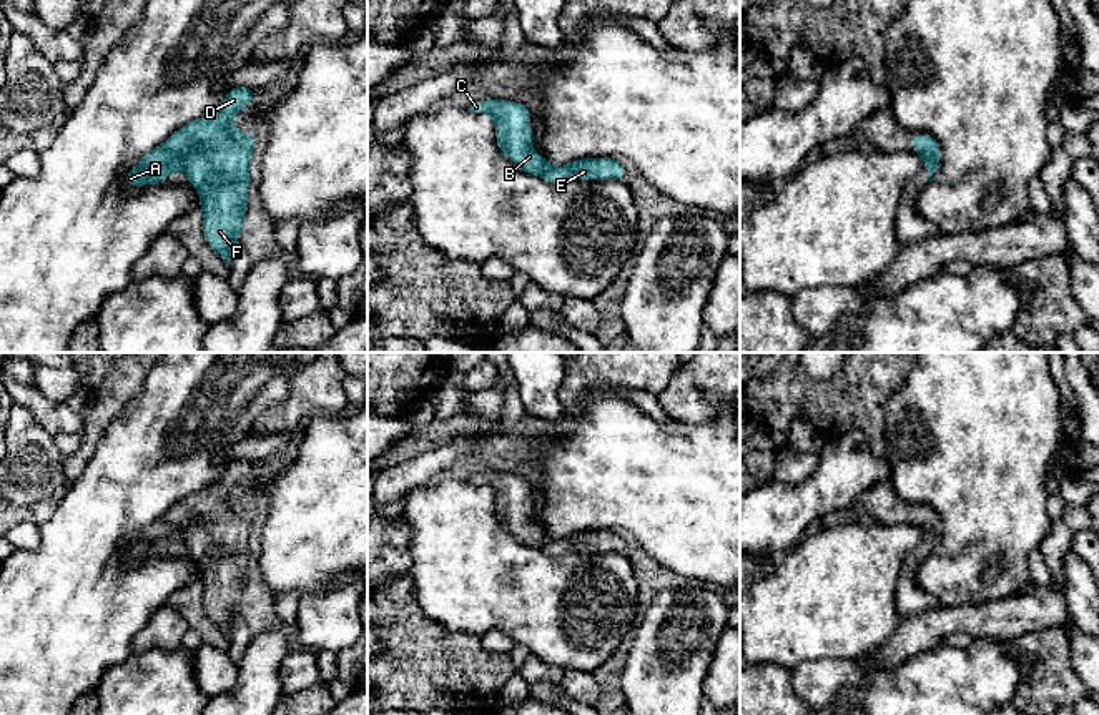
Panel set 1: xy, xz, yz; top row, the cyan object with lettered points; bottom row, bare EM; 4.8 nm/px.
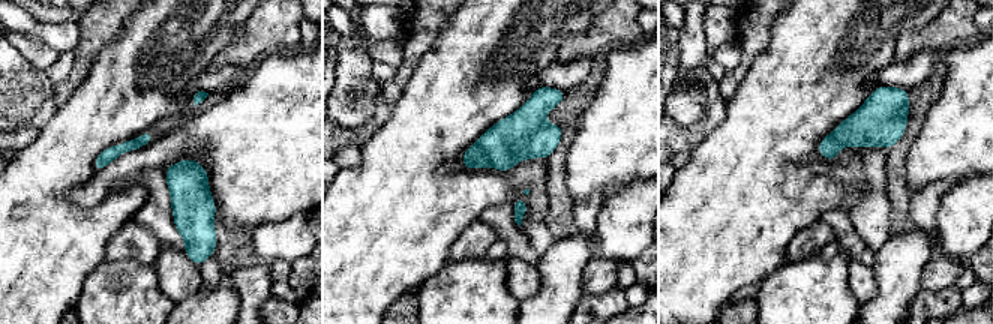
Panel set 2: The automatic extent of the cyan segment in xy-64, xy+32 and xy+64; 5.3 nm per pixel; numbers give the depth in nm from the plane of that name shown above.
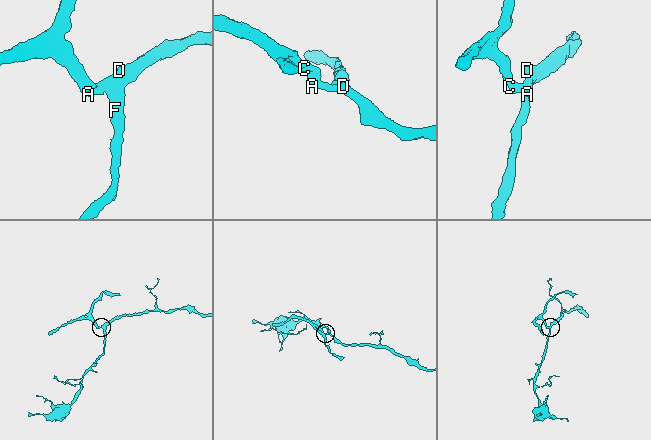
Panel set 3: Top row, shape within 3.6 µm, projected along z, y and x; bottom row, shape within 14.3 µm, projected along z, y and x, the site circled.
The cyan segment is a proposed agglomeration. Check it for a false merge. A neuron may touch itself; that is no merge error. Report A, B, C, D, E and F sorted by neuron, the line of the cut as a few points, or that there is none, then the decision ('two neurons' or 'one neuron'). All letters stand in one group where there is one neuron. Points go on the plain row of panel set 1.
groups A B C / D E F; cut xy (163, 517), (180, 532), (183, 541); two neurons

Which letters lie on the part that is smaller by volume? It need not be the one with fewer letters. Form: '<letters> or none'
A, B, C

